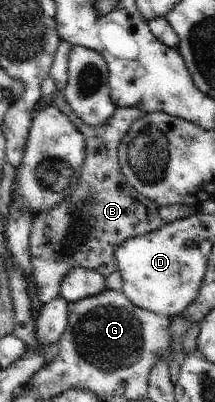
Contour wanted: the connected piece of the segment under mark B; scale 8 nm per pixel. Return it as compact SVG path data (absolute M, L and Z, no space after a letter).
M62 40L57 47L53 64L49 75L55 79L56 91L51 96L54 100L55 106L64 115L67 115L72 123L83 133L86 137L87 156L85 164L81 167L78 179L73 184L74 189L68 191L69 197L61 204L58 204L56 208L52 208L48 213L39 213L33 219L33 226L29 235L29 252L31 263L31 276L33 281L33 289L35 290L35 299L43 305L46 305L49 301L52 301L60 293L60 286L64 274L72 269L74 266L82 266L83 268L95 269L98 273L101 273L104 277L110 275L113 271L118 270L118 262L115 258L115 251L119 245L122 245L124 241L130 238L137 238L138 236L146 235L147 233L157 230L162 227L163 221L159 216L159 207L150 201L147 197L144 197L138 190L135 190L124 177L122 173L119 159L118 159L118 146L124 135L126 135L127 129L140 119L144 113L137 107L123 107L116 108L112 117L105 124L89 126L85 124L80 117L78 117L74 110L70 107L70 104L64 97L64 90L68 83L68 62L70 52L74 47L74 43L66 40Z

